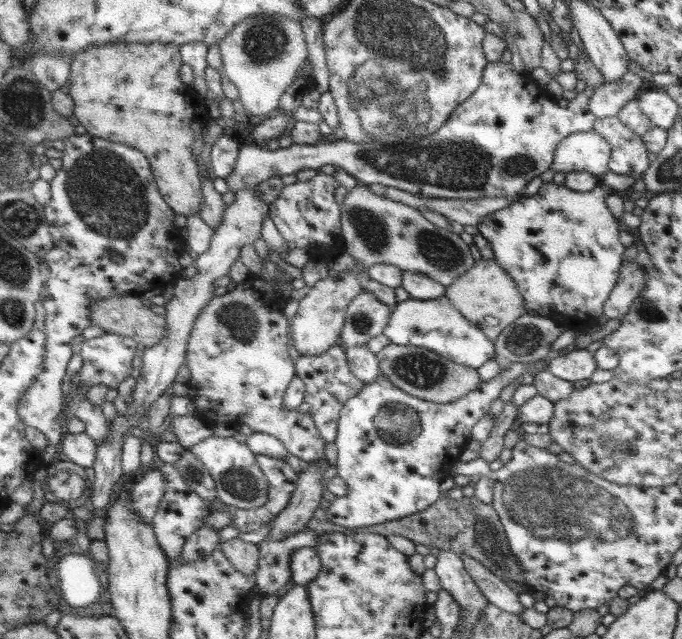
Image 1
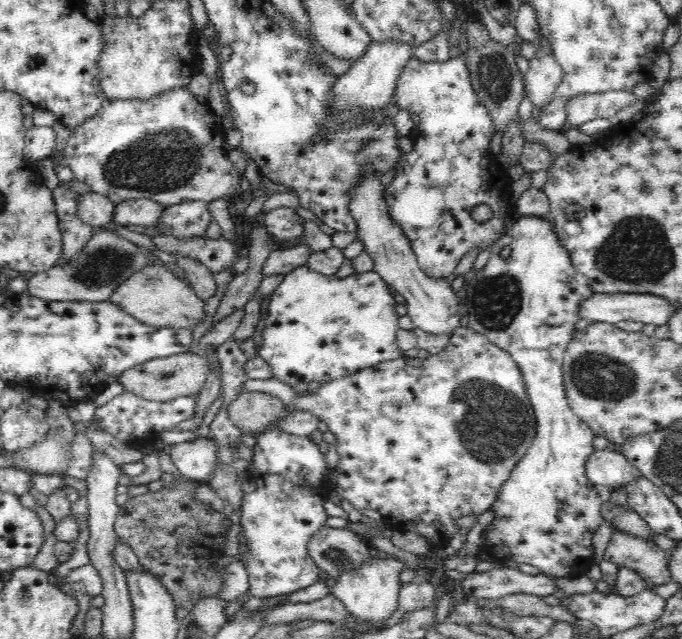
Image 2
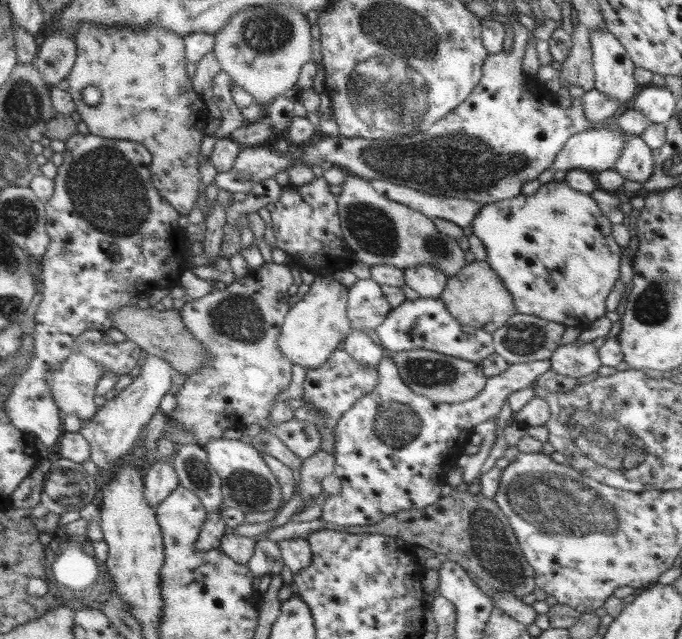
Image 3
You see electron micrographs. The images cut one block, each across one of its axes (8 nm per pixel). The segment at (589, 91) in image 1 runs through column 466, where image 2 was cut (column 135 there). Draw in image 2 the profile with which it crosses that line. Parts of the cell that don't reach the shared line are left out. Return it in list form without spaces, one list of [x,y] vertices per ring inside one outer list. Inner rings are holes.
[[[175,86],[158,94],[158,96],[154,96],[154,98],[148,98],[148,100],[137,100],[136,98],[134,100],[106,99],[102,104],[102,108],[94,116],[87,118],[82,124],[74,127],[70,133],[66,148],[63,150],[62,159],[60,159],[61,164],[72,169],[74,180],[85,182],[90,186],[92,192],[107,196],[113,203],[118,204],[125,200],[147,198],[167,207],[194,200],[202,200],[208,203],[212,202],[212,200],[218,200],[218,198],[227,199],[242,192],[240,188],[241,174],[238,168],[228,159],[227,150],[223,147],[225,130],[222,128],[220,119],[210,108],[202,106],[195,99],[192,92],[182,86]]]

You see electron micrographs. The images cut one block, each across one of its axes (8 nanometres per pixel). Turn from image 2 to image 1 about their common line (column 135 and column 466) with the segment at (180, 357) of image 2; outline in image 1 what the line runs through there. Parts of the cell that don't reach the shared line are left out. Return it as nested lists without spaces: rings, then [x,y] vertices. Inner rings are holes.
[[[388,344],[380,352],[376,352],[379,372],[400,390],[428,402],[446,404],[470,393],[481,383],[477,370],[451,362],[430,350],[418,346],[401,346]]]

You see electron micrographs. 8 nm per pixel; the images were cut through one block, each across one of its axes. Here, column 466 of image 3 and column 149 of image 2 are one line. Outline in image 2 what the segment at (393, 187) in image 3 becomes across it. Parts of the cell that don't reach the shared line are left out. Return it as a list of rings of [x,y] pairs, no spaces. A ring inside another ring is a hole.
[[[139,198],[119,202],[115,206],[113,221],[116,224],[136,226],[155,226],[166,208],[152,199]]]

